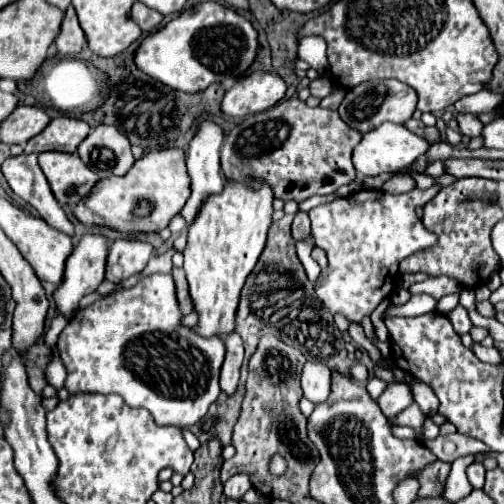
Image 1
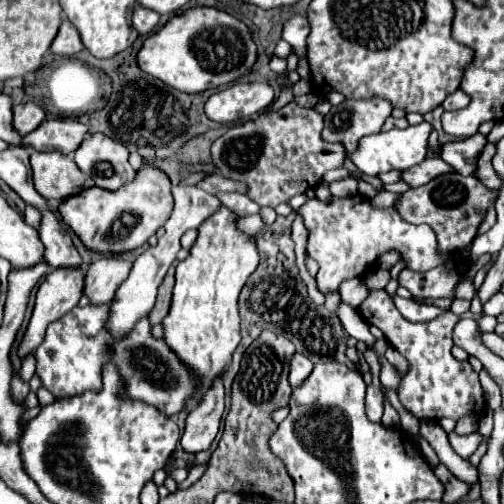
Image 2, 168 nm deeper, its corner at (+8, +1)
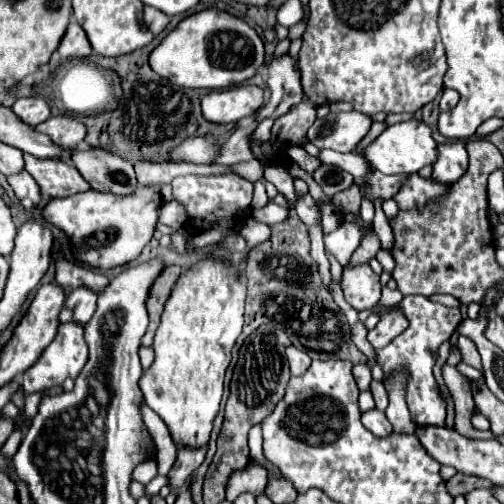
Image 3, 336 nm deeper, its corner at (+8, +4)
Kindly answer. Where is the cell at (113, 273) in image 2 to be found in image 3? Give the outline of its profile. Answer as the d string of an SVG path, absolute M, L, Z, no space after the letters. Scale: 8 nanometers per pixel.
M86 285L76 287L68 295L68 301L66 301L66 307L70 307L74 311L74 321L88 323L96 311L96 299L98 299L98 293L92 291L90 287L86 287Z

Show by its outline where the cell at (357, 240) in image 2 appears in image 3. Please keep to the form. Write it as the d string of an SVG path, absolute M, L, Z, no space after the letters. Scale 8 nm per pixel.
M344 215L342 223L338 225L336 231L324 235L324 247L326 253L336 257L338 263L348 263L350 255L354 253L354 249L362 243L366 229L372 229L370 223L362 221L360 217L354 215Z

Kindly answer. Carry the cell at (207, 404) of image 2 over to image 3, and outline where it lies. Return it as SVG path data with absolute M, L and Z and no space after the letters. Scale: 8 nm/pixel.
M208 445L198 447L198 449L180 447L178 449L176 463L174 463L174 467L170 469L170 473L168 473L170 485L172 485L172 487L180 487L180 485L190 477L190 473L192 473L196 467L200 467L200 463L202 463L204 457L206 457L206 451L208 451Z

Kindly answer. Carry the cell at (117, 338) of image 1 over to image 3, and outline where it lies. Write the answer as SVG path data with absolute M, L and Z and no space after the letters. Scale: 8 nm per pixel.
M76 321L62 323L58 327L56 339L44 349L44 353L38 357L38 361L28 371L24 371L22 389L26 393L36 393L36 391L42 391L42 389L60 387L66 381L66 377L76 379L80 375L80 371L84 369L86 361L88 361L88 343L84 339L84 325L76 323Z

